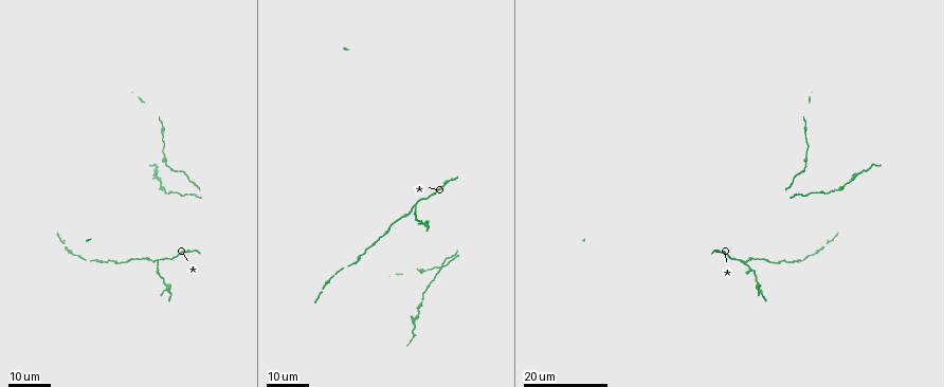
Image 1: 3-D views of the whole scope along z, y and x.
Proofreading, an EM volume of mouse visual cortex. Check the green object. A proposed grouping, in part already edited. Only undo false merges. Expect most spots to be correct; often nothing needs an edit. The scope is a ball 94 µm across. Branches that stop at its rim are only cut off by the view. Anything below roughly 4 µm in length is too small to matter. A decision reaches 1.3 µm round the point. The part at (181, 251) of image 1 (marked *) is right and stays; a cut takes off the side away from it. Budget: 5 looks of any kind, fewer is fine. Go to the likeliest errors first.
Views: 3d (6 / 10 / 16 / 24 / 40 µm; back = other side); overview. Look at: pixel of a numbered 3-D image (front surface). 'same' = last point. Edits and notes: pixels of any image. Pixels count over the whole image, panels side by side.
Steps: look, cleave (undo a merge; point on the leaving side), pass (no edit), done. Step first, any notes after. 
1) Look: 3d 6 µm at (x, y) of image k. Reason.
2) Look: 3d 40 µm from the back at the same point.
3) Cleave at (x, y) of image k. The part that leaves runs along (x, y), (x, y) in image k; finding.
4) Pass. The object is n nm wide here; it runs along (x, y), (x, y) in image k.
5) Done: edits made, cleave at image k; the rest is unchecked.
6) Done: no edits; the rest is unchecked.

Look: 3d 24 µm at (157, 259) of image 1. Three-way junction.

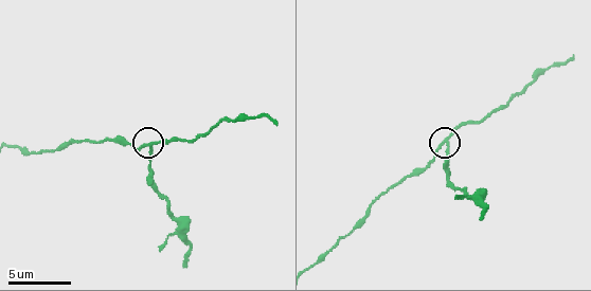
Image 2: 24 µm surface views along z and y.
Look: 3d 10 µm at (146, 146) of image 2.

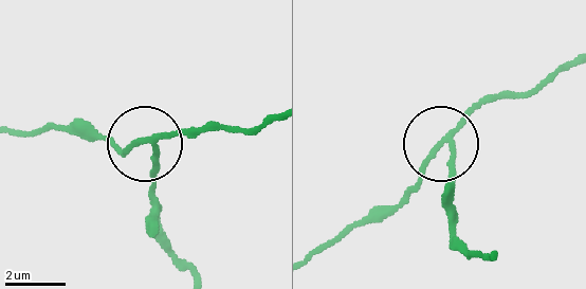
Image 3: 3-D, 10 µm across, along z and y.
Cleave at (158, 172) of image 3. The part that leaves runs along (151, 143), (151, 209), (162, 241), (189, 272) in image 3; two neurons meet here.

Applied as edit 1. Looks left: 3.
Look: 3d 24 µm at (842, 187) of image 1. Sudden change in width.

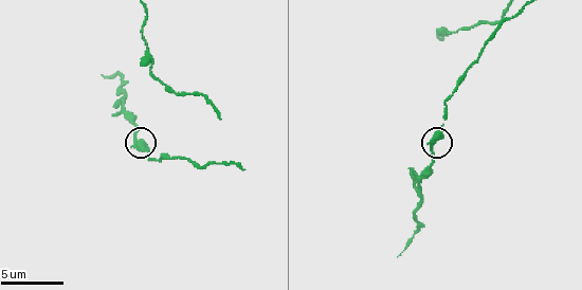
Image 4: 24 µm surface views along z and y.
Look: 3d 10 µm at (136, 143) of image 4.

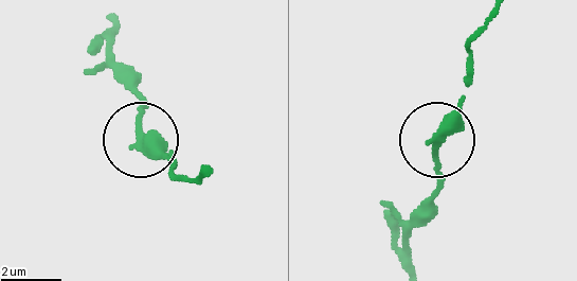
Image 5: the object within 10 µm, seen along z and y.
Pass. All the same neuron.

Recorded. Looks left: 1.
Done: edits made, cleave at image 3; the rest is unchecked.

